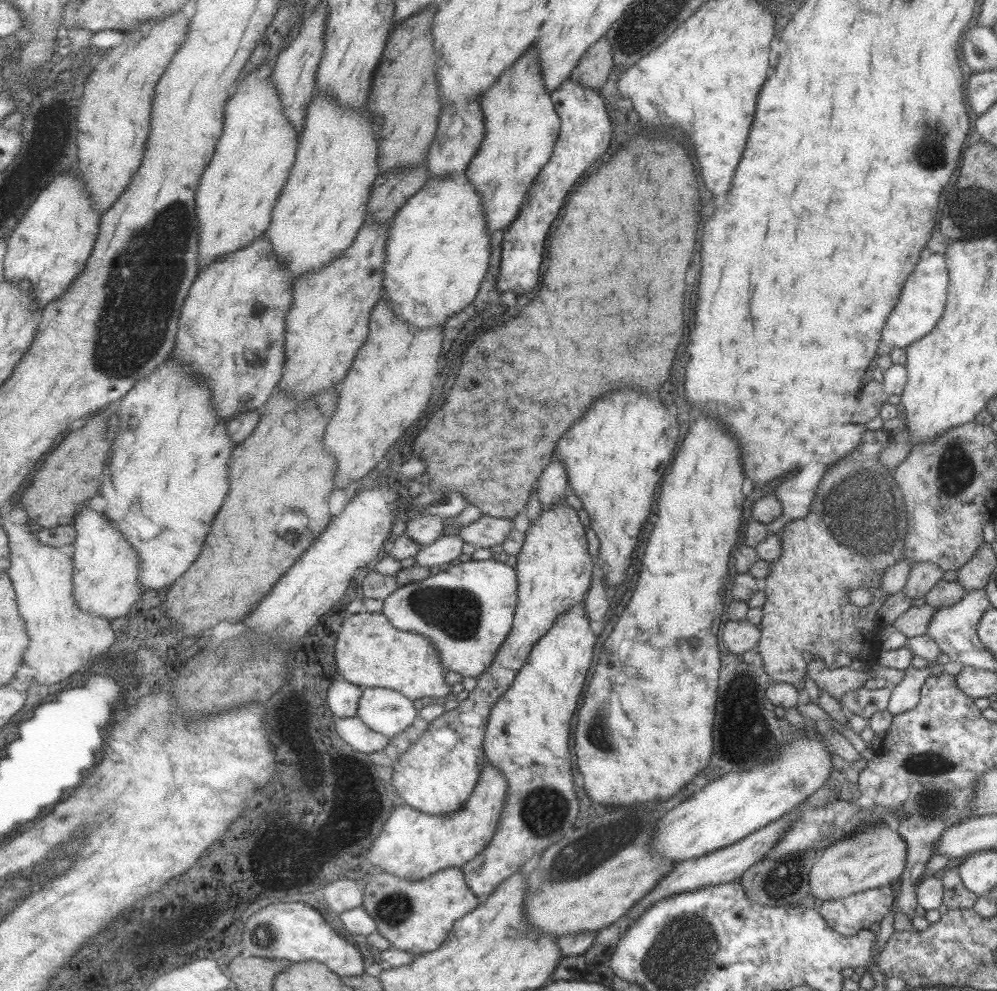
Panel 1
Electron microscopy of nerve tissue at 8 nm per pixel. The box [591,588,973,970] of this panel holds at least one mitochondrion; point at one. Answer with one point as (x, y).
(932, 800)

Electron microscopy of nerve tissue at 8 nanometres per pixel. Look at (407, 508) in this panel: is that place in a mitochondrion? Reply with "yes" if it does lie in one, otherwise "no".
no

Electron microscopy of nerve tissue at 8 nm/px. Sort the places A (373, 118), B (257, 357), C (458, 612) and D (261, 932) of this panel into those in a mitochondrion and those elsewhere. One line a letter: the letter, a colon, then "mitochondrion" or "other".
A: other
B: mitochondrion
C: mitochondrion
D: mitochondrion

